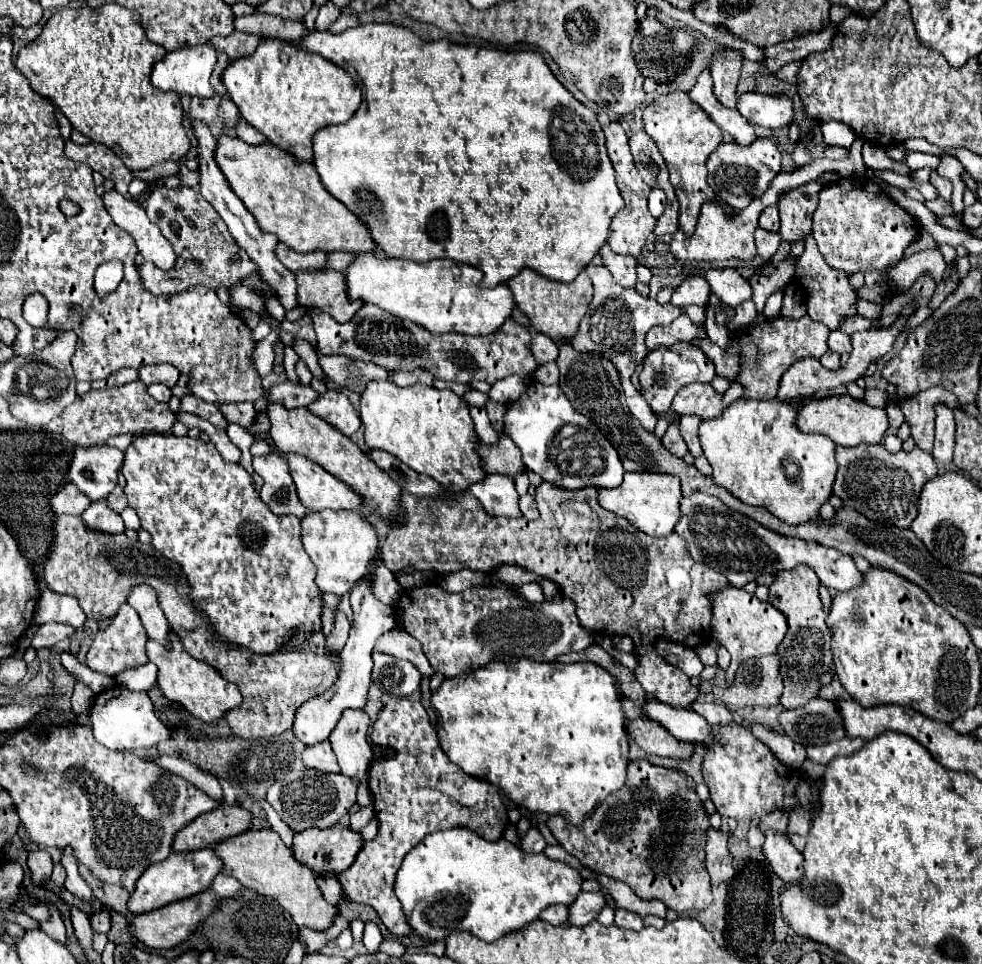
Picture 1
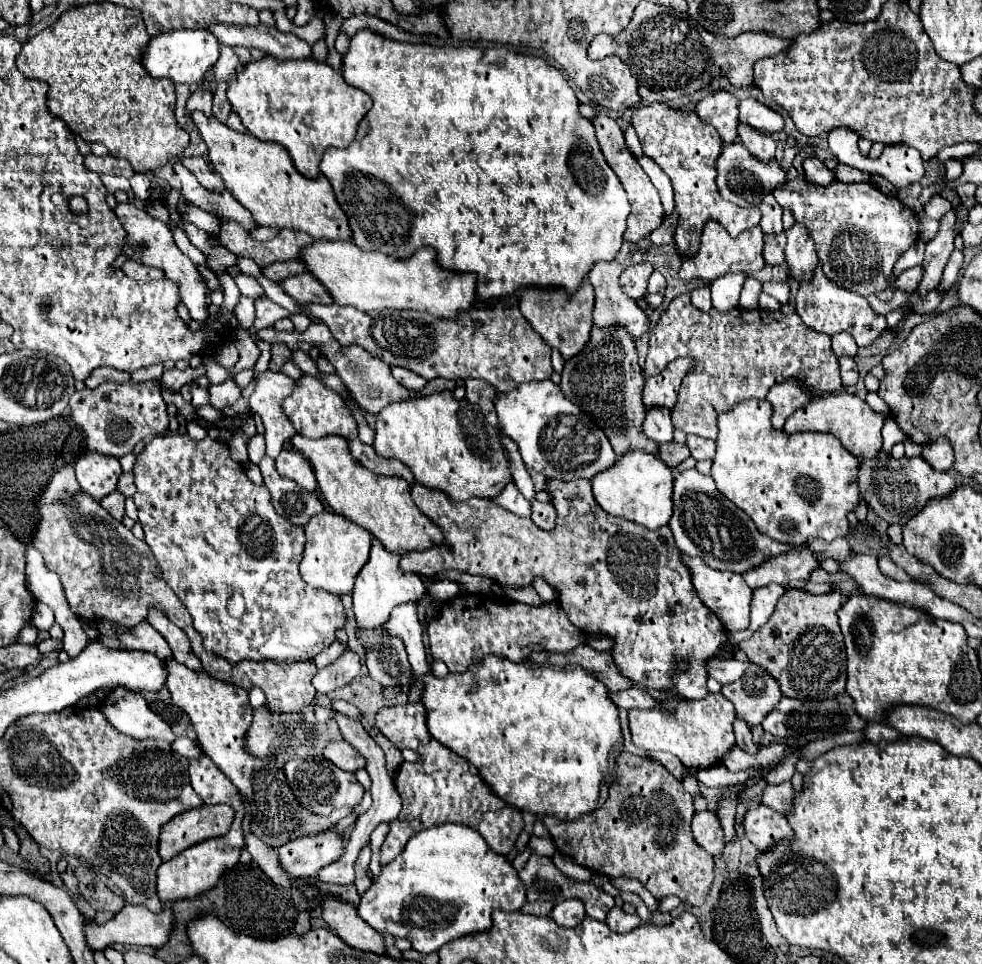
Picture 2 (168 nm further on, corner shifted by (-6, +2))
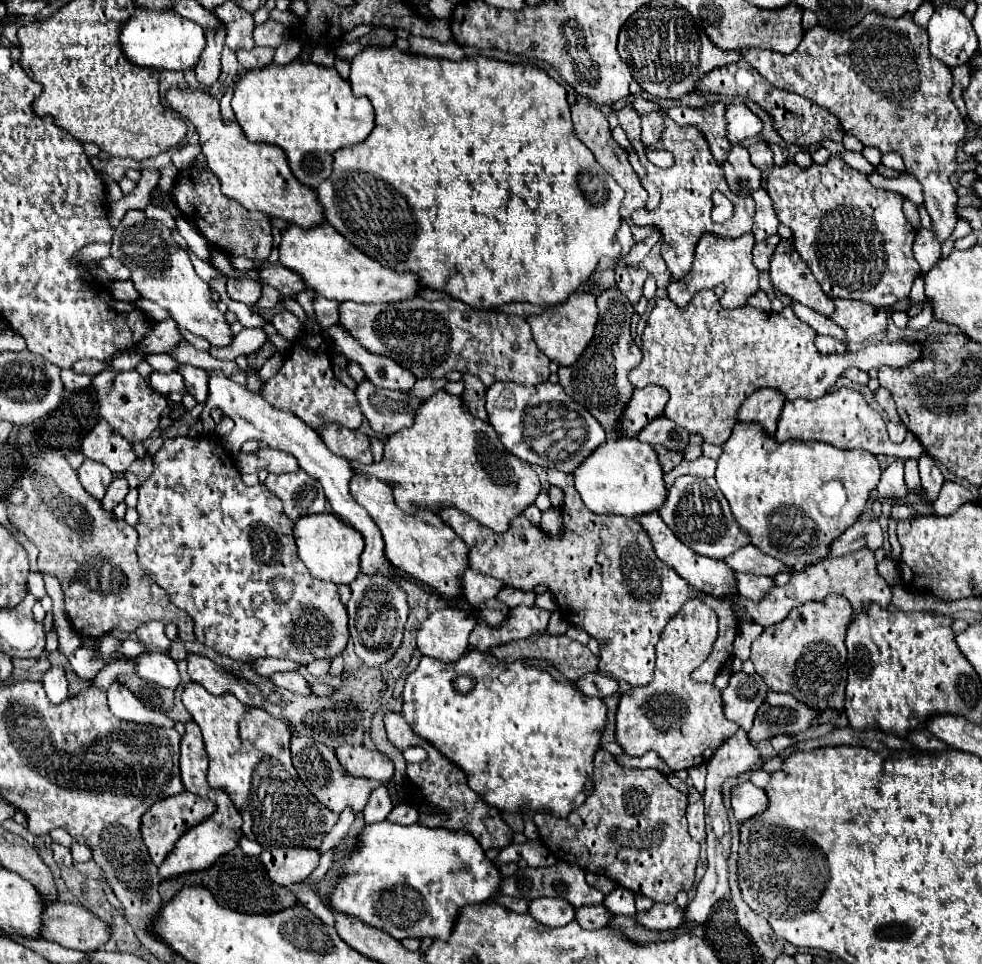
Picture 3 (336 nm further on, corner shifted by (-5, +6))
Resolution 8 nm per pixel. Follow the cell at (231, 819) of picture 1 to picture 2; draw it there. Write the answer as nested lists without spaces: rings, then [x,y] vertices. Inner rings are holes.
[[[201,805],[187,809],[167,821],[159,833],[159,855],[163,861],[179,855],[187,847],[209,837],[225,835],[233,823],[235,811],[227,805]]]

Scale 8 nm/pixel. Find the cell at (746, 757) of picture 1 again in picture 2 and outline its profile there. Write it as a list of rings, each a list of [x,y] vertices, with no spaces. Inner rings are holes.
[[[629,687],[619,693],[609,691],[609,695],[611,695],[611,701],[623,709],[651,709],[651,707],[659,705],[653,697],[649,697],[647,691],[643,691],[639,687]]]

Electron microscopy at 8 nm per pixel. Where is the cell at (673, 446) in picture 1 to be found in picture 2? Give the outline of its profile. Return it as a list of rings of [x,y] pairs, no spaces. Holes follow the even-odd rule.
[[[675,441],[671,443],[663,443],[659,445],[659,453],[657,453],[671,469],[675,469],[679,463],[683,463],[689,457],[689,449],[687,445],[679,445]]]

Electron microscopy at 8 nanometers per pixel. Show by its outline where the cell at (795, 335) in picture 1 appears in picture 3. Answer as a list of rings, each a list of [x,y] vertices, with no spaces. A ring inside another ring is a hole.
[[[702,291],[690,299],[684,311],[666,297],[656,301],[656,307],[648,317],[642,333],[642,363],[638,365],[638,369],[634,369],[634,373],[630,373],[630,381],[634,387],[646,387],[650,383],[664,387],[670,393],[664,415],[688,433],[698,433],[706,443],[722,445],[730,437],[732,427],[738,423],[738,409],[742,401],[760,387],[780,389],[788,401],[798,397],[818,399],[834,387],[838,377],[848,367],[858,367],[862,371],[878,369],[880,365],[904,367],[906,363],[920,357],[920,347],[914,347],[910,343],[880,343],[868,345],[858,353],[846,351],[842,355],[822,355],[814,345],[816,335],[818,333],[814,333],[810,325],[802,323],[788,305],[780,313],[760,311],[752,305],[744,305],[738,309],[722,309],[714,293]]]

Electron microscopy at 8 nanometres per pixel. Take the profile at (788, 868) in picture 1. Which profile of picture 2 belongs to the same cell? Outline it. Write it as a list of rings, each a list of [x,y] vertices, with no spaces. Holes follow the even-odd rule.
[[[755,805],[745,811],[743,829],[747,839],[761,851],[769,849],[783,837],[791,837],[791,827],[787,819],[767,805]]]

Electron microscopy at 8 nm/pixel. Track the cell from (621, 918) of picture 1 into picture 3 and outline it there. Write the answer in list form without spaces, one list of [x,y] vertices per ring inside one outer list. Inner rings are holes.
[[[592,905],[590,909],[576,909],[576,919],[584,929],[604,929],[614,919],[604,905]]]

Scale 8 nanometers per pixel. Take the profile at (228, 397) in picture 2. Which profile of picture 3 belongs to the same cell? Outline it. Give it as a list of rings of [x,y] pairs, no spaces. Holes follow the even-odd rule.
[[[182,365],[178,371],[186,377],[188,393],[194,395],[198,403],[204,403],[208,397],[208,373],[194,365]]]

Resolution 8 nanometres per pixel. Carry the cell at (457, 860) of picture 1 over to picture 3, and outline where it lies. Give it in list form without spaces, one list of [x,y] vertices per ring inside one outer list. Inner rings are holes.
[[[382,821],[362,829],[358,841],[360,847],[356,853],[348,855],[338,867],[338,879],[330,895],[330,905],[334,911],[344,911],[376,929],[384,929],[398,941],[406,937],[432,937],[448,941],[462,907],[486,903],[490,897],[500,893],[500,867],[486,857],[480,843],[466,831],[450,831],[442,827],[432,829],[424,825],[404,827]]]

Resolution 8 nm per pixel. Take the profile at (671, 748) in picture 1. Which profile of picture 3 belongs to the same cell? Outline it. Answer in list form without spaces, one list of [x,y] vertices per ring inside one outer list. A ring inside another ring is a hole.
[[[700,599],[686,601],[684,607],[676,613],[676,617],[672,617],[668,621],[668,625],[662,631],[662,637],[656,645],[656,673],[654,673],[654,679],[644,687],[636,687],[636,689],[630,689],[630,691],[622,693],[620,703],[618,703],[616,739],[622,745],[622,749],[626,751],[626,755],[636,757],[636,755],[644,755],[646,751],[652,749],[674,771],[690,769],[690,767],[706,765],[712,759],[714,751],[738,731],[738,725],[734,721],[726,719],[726,715],[722,711],[720,689],[716,689],[712,683],[694,683],[690,679],[690,673],[696,667],[700,667],[706,661],[706,657],[710,655],[712,643],[716,641],[716,633],[718,633],[716,613]]]

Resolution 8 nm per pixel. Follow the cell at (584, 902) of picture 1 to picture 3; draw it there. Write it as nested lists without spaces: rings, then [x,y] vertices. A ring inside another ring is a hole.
[[[538,899],[530,903],[528,911],[538,923],[550,927],[562,927],[576,917],[576,909],[566,899]]]

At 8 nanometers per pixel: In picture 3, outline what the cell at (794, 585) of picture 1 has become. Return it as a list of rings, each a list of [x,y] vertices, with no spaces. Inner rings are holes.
[[[830,595],[824,601],[808,601],[794,607],[782,623],[766,627],[752,643],[750,659],[756,671],[772,691],[792,693],[810,707],[842,709],[846,687],[844,635],[852,615],[852,605],[842,595]]]

